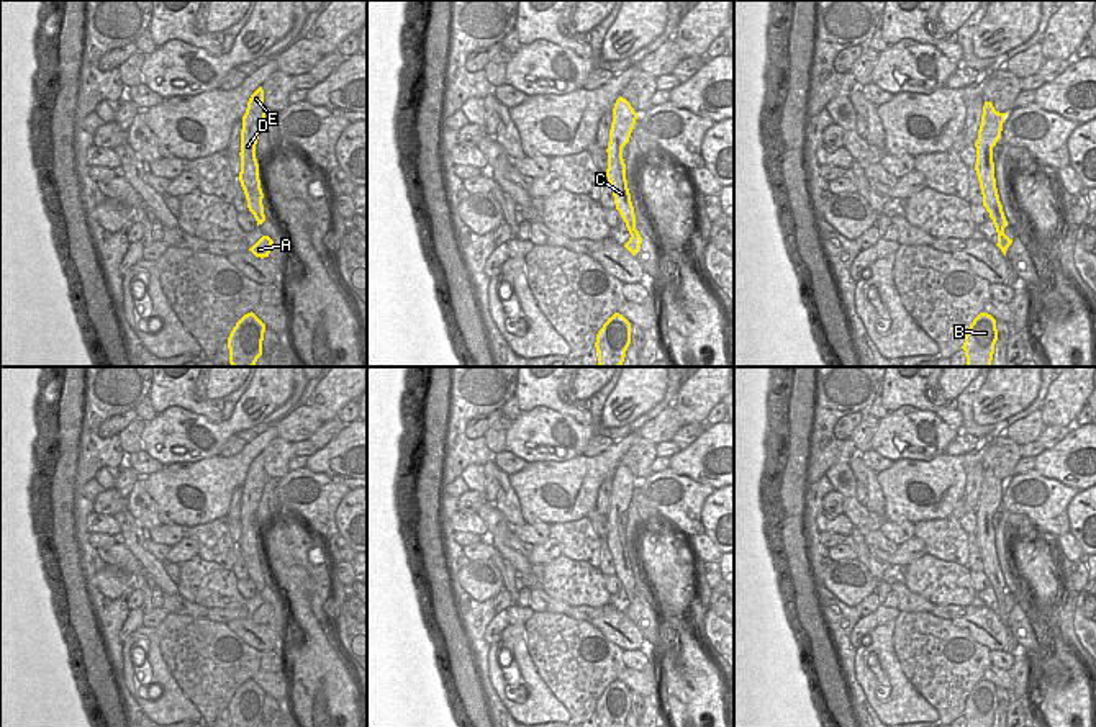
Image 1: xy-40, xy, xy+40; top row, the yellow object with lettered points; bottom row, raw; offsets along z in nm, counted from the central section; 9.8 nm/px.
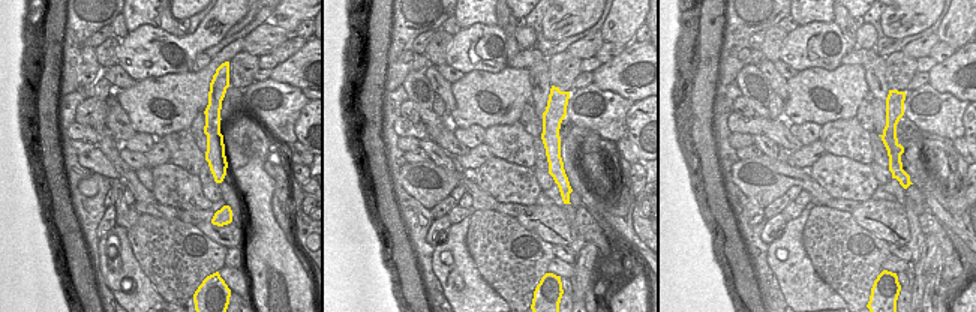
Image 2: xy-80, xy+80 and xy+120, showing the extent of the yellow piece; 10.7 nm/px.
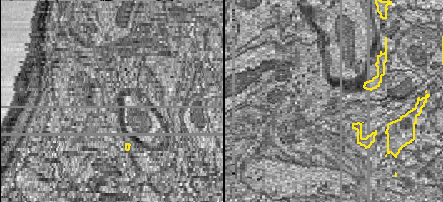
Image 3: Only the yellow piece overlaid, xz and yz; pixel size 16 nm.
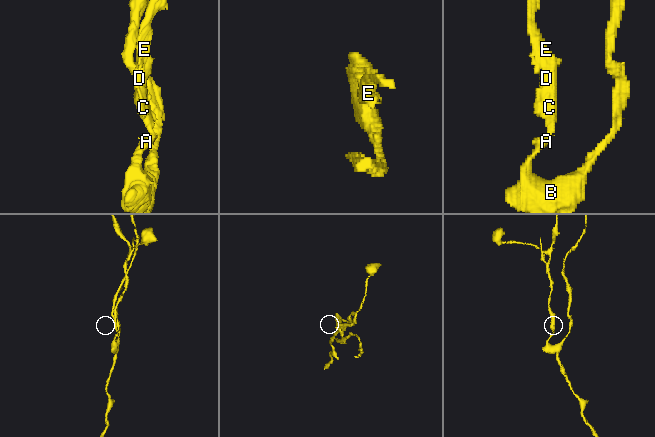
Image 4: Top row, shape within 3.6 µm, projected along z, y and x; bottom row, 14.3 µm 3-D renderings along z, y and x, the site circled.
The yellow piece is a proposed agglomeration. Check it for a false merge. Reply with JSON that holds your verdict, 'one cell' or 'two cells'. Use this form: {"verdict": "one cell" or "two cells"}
{"verdict": "two cells"}

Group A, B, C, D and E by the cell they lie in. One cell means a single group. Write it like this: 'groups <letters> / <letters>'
groups A B / C D E

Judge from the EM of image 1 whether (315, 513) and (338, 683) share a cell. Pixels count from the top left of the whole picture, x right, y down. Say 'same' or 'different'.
different

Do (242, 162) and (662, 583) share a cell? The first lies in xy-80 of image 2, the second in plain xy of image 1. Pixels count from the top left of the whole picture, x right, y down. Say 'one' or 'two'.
one

